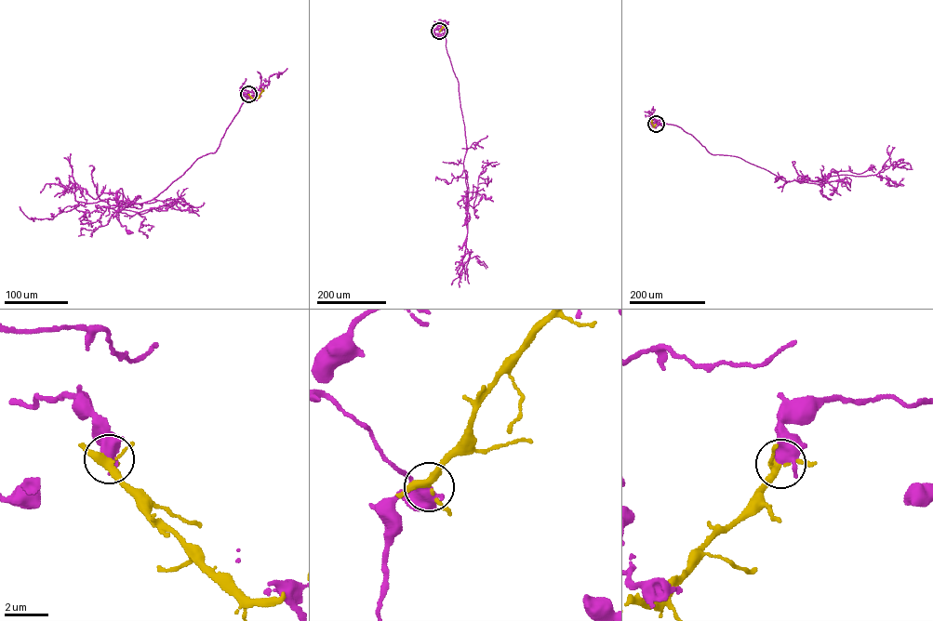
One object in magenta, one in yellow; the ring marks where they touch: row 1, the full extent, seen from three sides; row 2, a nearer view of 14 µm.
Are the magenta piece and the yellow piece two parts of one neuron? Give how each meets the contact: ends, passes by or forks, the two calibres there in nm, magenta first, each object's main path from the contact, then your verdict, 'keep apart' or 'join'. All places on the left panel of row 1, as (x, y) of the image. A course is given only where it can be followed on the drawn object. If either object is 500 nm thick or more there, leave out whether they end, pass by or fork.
magenta passes by | yellow forks | 440/280 nm | magenta via (248, 94), (258, 95), (215, 151), (156, 196), (118, 211), (115, 192), (129, 231) | yellow via (248, 94), (258, 99), (263, 90), (260, 88) | keep apart

